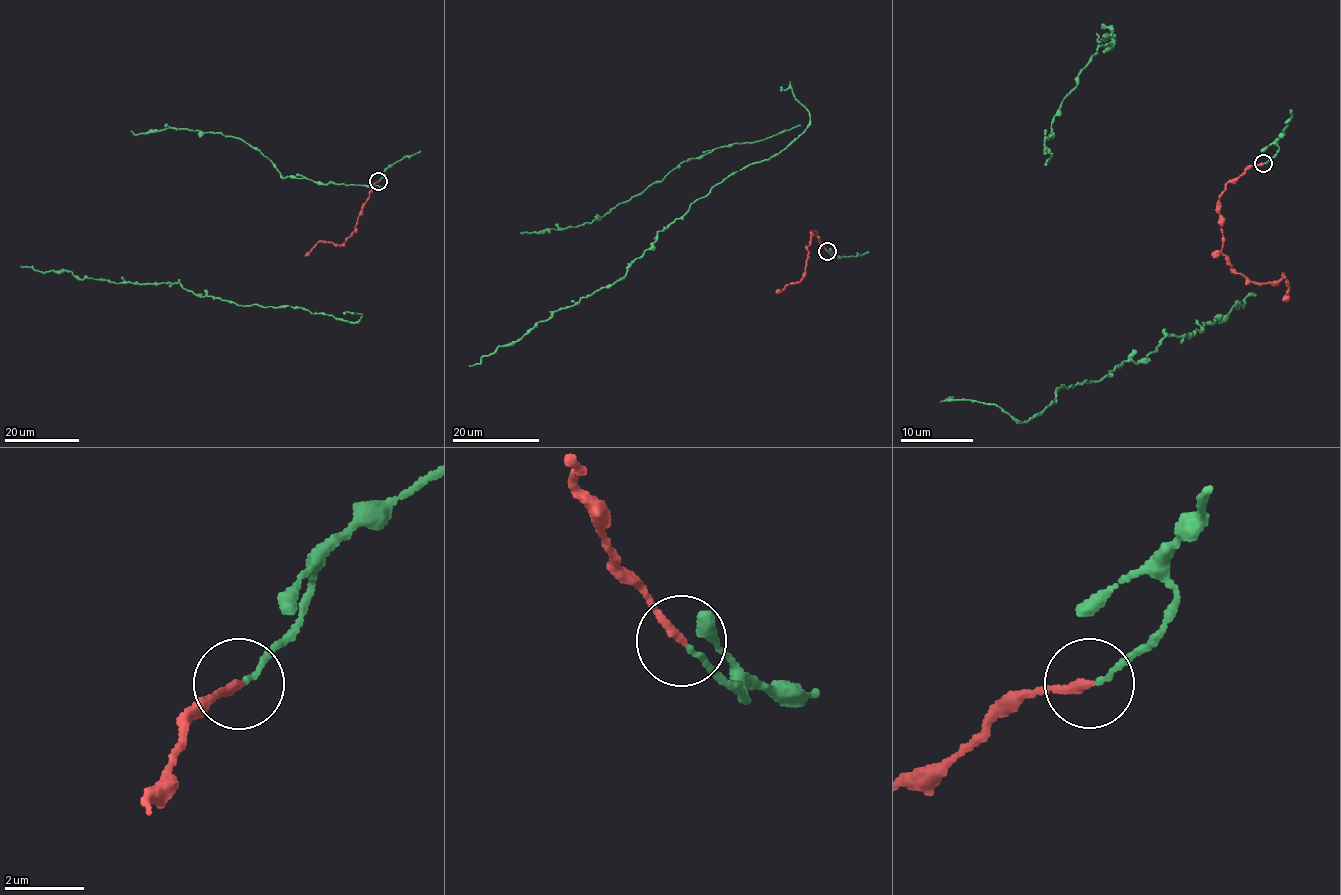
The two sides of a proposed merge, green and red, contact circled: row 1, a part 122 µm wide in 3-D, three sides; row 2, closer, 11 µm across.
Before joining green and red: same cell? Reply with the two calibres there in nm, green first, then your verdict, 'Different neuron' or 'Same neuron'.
Thickness 110 nm (green) against 200 nm. Same neuron

